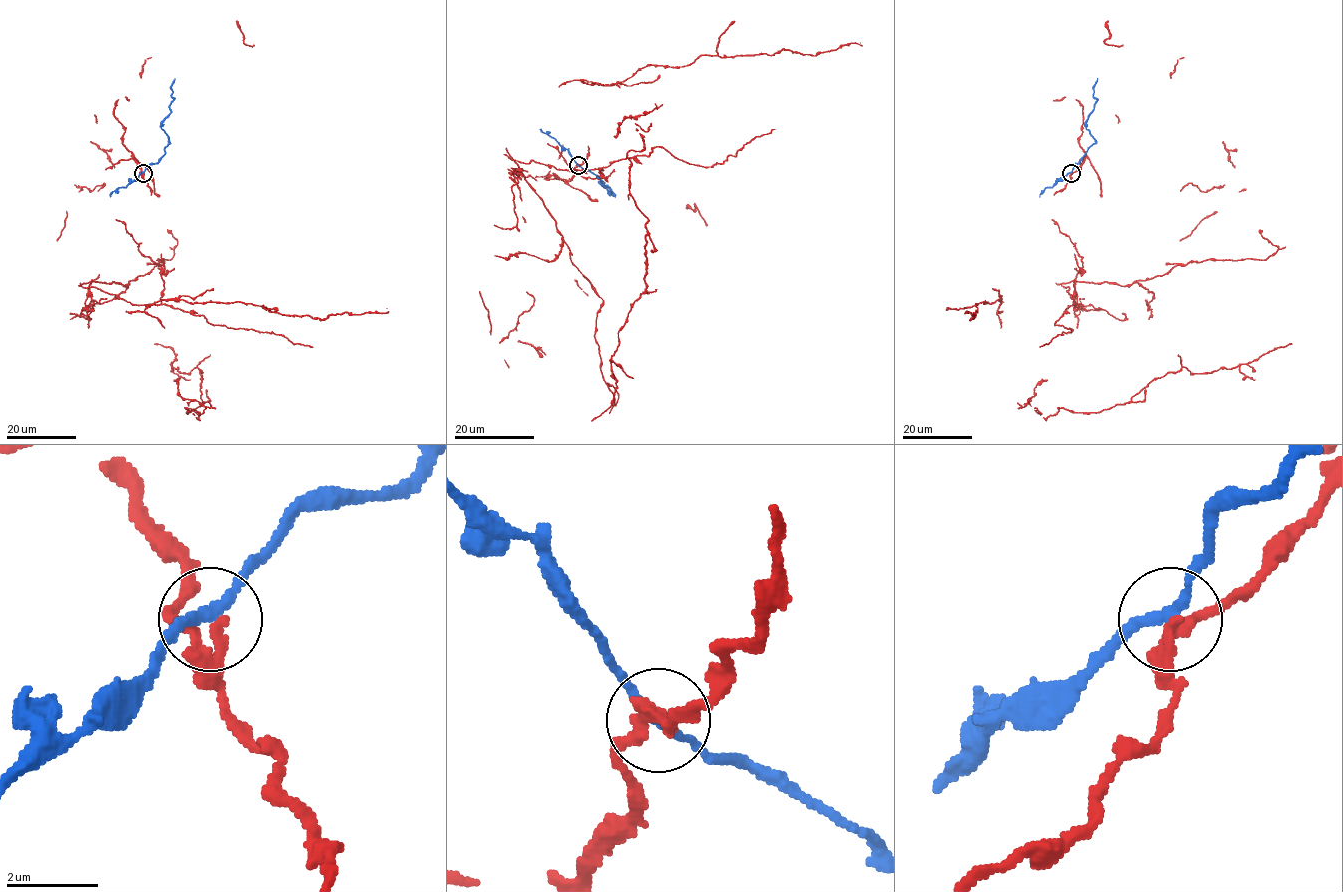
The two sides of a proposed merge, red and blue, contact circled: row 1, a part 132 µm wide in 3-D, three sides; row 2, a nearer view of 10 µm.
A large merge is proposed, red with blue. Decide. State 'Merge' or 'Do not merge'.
Do not merge

